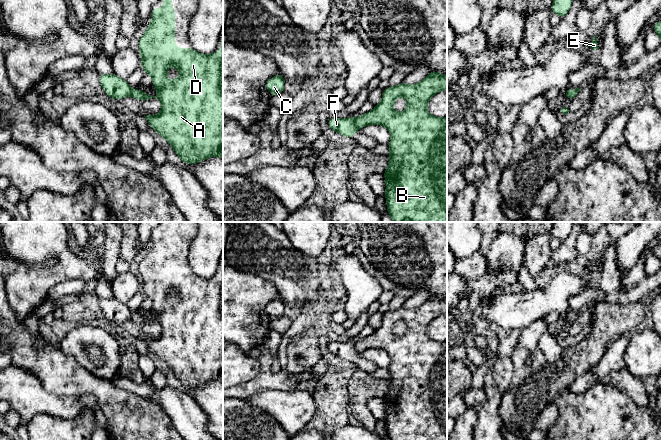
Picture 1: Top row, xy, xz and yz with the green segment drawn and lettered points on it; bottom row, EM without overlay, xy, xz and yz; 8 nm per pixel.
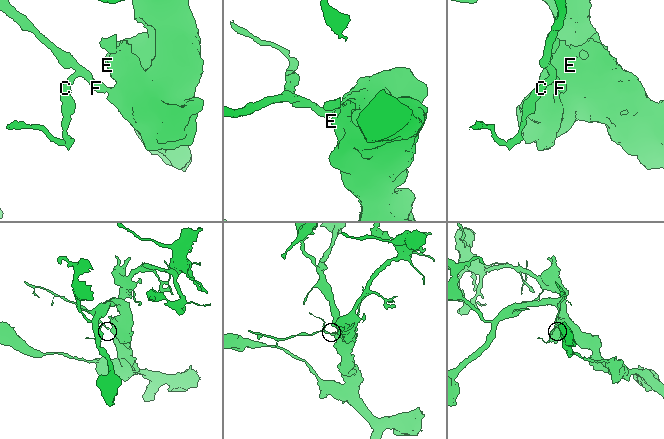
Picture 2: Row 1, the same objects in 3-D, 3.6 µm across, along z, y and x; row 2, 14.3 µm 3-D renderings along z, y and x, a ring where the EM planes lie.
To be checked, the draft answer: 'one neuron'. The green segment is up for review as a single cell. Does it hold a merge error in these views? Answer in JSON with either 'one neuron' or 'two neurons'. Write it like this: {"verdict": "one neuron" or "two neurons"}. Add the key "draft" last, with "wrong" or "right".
{"verdict": "two neurons", "draft": "wrong"}

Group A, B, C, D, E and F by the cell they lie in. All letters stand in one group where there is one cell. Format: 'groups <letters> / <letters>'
groups A B D E / C F

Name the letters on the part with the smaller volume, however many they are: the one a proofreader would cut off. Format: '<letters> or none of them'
C, F

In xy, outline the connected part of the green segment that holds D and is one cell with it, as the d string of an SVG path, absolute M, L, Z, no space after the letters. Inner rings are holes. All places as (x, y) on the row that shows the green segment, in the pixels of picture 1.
M164 0L162 9L160 9L159 7L156 7L155 9L152 8L150 19L151 19L151 23L147 26L146 31L143 33L142 37L140 38L138 47L140 50L140 56L142 60L141 67L143 68L145 73L148 73L152 77L152 85L158 89L158 92L155 96L151 96L151 95L147 95L142 90L134 89L131 92L131 96L137 99L138 101L149 100L153 97L161 101L161 104L162 104L161 111L157 115L155 116L147 115L144 117L146 118L149 125L157 133L159 133L164 139L167 140L170 146L174 149L175 153L185 164L198 164L200 161L205 160L210 157L214 157L214 156L217 156L223 159L223 35L221 35L220 37L221 38L221 51L220 52L214 51L210 55L203 55L191 48L176 48L175 47L175 13L172 6L172 0ZM170 66L176 67L179 71L179 77L174 81L167 79L167 69Z

